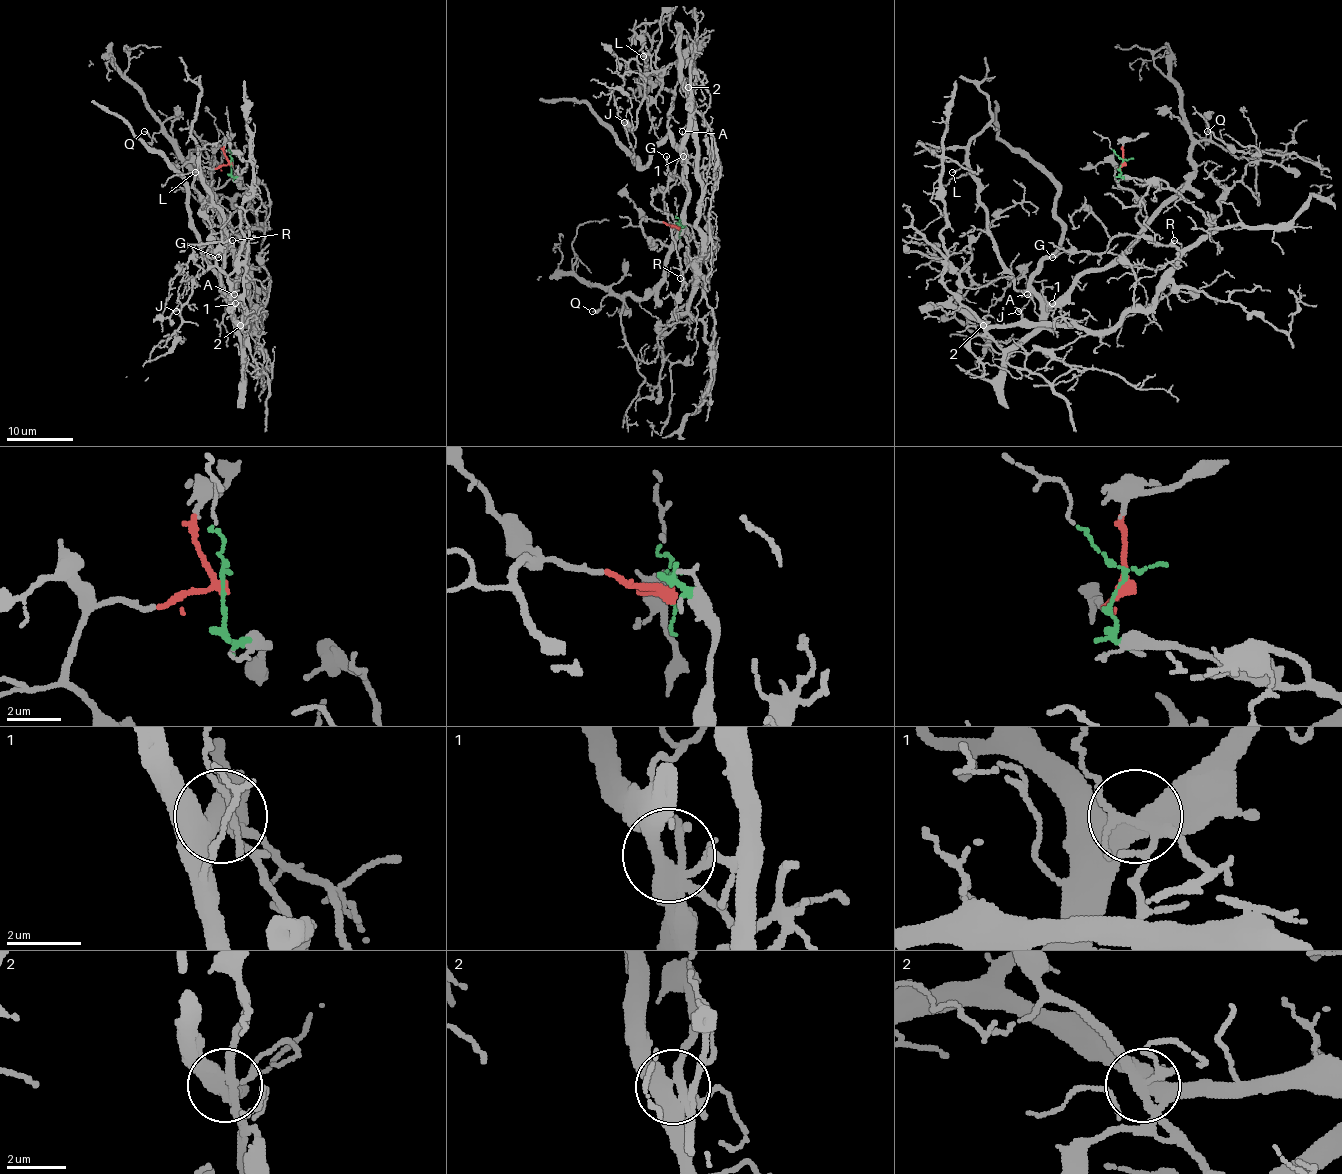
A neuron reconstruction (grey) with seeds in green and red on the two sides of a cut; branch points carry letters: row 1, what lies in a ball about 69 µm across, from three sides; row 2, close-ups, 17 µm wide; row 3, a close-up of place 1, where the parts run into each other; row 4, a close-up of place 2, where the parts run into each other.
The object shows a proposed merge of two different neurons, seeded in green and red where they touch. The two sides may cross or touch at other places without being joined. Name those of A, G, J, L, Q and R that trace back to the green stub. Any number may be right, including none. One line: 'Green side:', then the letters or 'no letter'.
Green side: G, J, R

